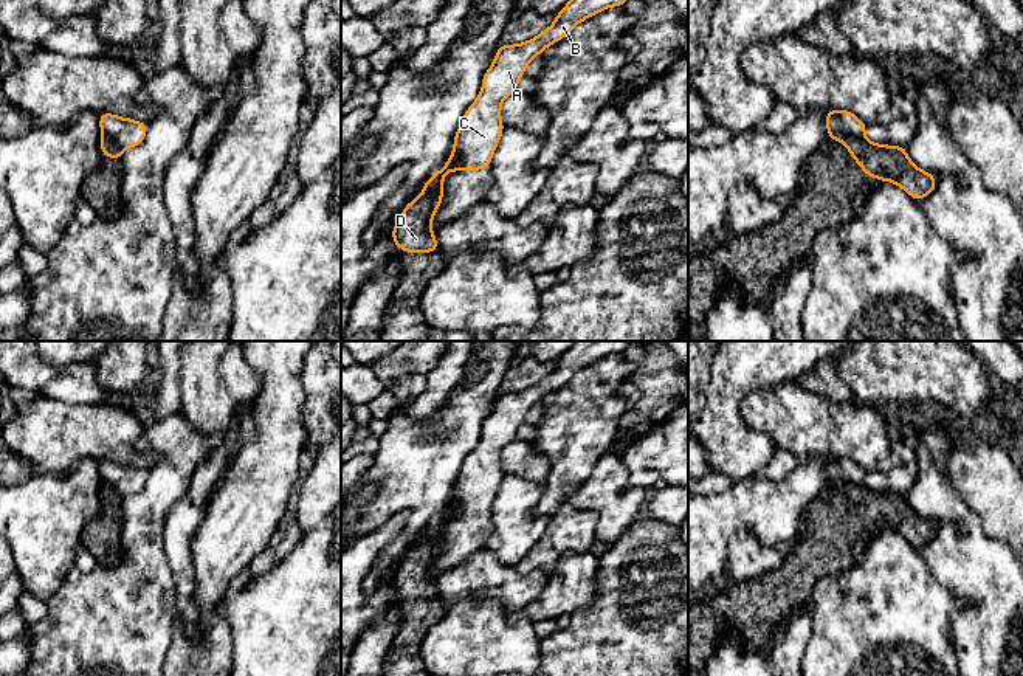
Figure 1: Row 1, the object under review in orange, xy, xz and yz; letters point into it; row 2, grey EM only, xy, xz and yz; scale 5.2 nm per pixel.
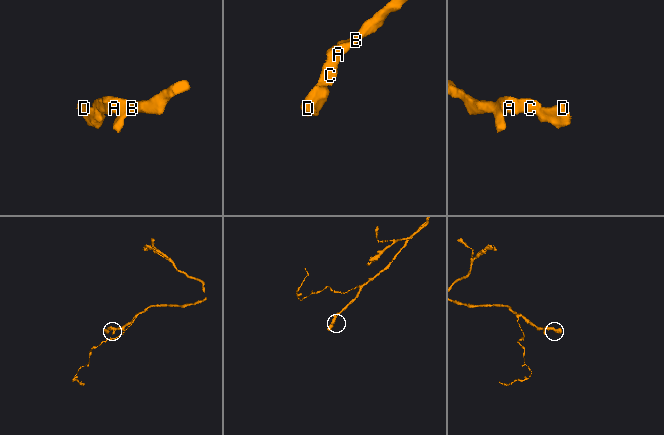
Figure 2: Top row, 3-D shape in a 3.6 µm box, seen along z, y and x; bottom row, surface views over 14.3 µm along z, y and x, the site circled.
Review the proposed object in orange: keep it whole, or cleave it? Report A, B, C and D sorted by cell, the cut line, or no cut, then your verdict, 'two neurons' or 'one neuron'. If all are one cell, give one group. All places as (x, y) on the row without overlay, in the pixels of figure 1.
A B C / D; cut in yz along (864, 484), (847, 484), (843, 487); two neurons

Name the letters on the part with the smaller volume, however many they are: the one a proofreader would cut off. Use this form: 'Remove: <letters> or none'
Remove: D

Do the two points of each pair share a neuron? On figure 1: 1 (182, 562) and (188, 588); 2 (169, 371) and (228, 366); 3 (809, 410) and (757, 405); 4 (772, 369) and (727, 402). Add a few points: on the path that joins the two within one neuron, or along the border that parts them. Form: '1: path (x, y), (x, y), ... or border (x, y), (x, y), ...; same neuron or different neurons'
1: path (182, 568), (185, 582); same neuron
2: border (179, 357), (182, 406); different neurons
3: path (797, 411), (769, 410); same neuron
4: path (761, 369), (737, 391); same neuron

